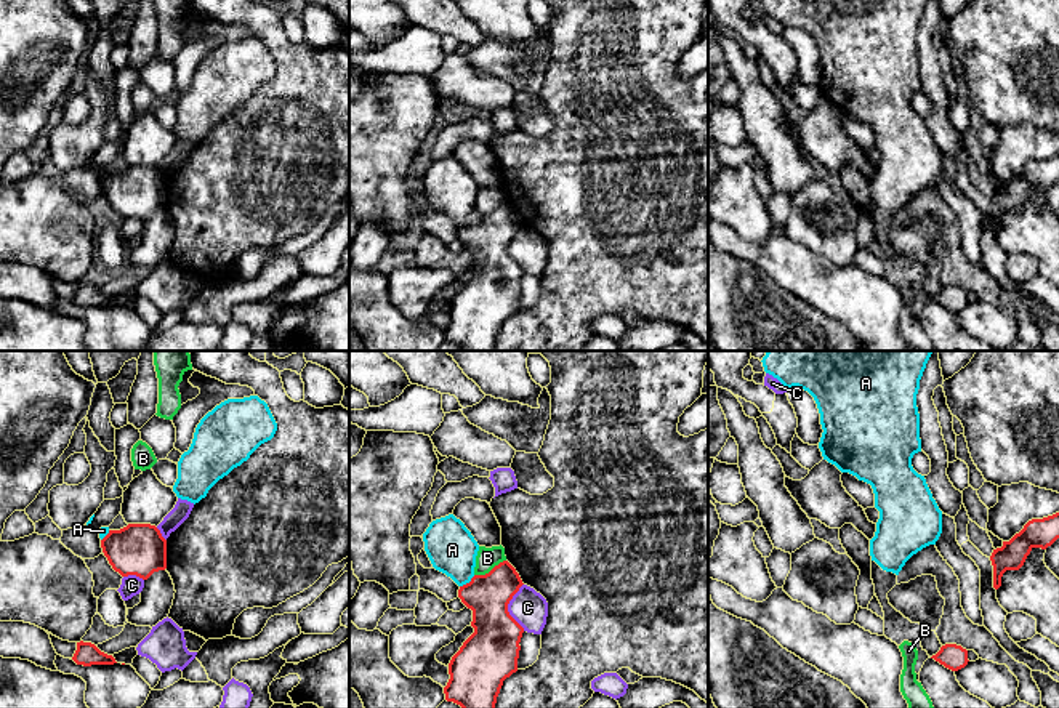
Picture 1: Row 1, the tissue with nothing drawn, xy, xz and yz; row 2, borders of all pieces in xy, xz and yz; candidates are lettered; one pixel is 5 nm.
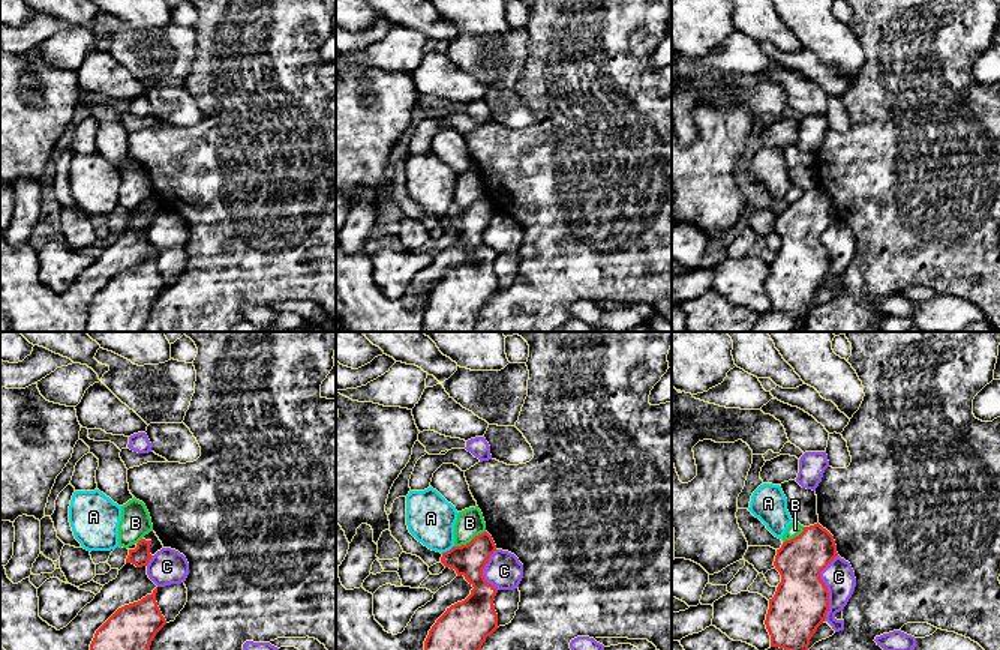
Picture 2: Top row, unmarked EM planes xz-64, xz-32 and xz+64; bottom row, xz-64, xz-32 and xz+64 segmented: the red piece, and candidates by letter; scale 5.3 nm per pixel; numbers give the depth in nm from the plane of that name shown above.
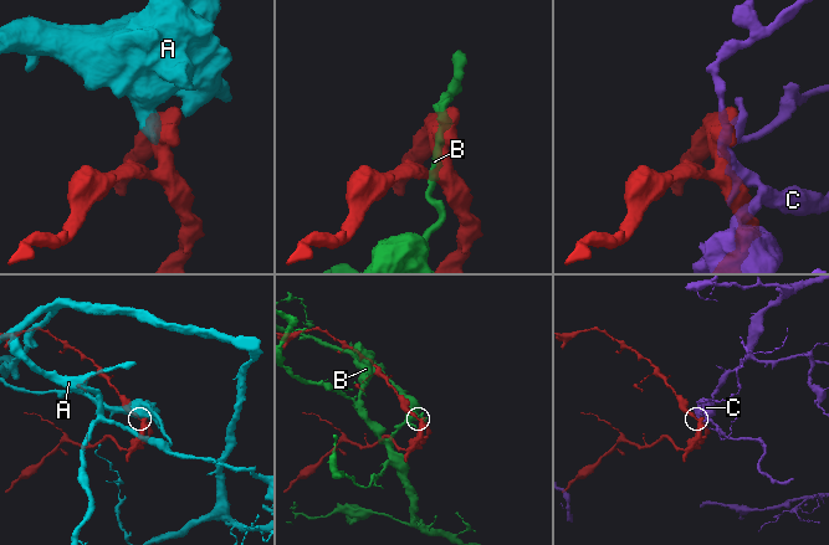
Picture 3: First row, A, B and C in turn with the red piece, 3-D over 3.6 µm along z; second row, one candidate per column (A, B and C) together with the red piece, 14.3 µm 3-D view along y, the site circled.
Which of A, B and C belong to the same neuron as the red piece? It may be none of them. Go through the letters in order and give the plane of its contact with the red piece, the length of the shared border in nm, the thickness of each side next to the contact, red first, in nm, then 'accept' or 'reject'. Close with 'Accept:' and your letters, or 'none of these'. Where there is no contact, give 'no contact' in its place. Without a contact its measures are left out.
A: contact in xz; length 100 nm; calibres 220 and 240 nm; reject
B: contact in xz; length 180 nm; calibres 220 and 110 nm; reject
C: contact in xz; length 240 nm; calibres 280 and 180 nm; reject
Accept: none of these

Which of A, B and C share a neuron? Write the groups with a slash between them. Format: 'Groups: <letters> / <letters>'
Groups: A / B / C

